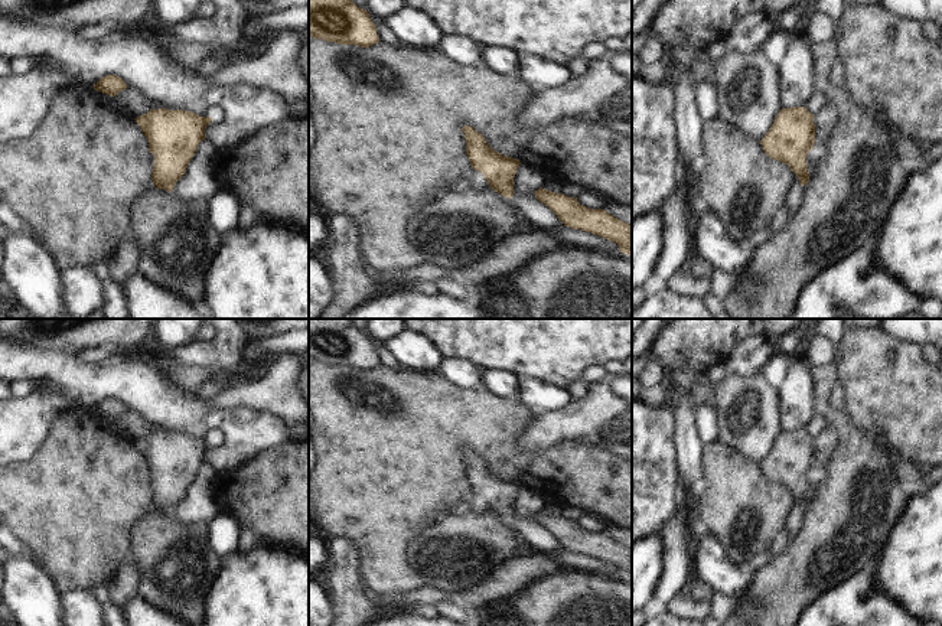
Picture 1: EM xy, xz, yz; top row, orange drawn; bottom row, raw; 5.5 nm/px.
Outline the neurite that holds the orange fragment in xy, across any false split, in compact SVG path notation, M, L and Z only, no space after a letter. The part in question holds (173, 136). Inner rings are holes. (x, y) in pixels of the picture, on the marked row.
M150 110L134 118L149 141L150 185L172 192L185 175L212 117L183 110Z

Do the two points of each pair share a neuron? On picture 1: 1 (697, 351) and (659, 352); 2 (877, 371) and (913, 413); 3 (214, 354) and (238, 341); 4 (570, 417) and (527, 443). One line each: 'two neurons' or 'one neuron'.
1: one neuron
2: one neuron
3: one neuron
4: one neuron

